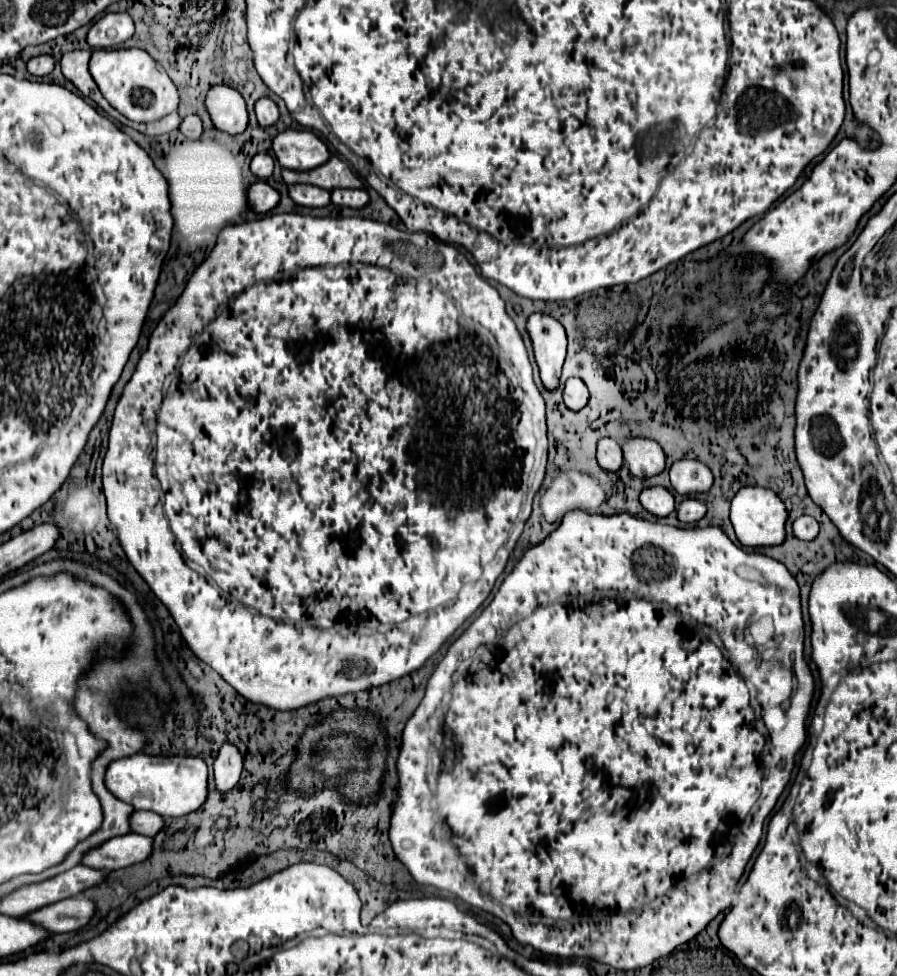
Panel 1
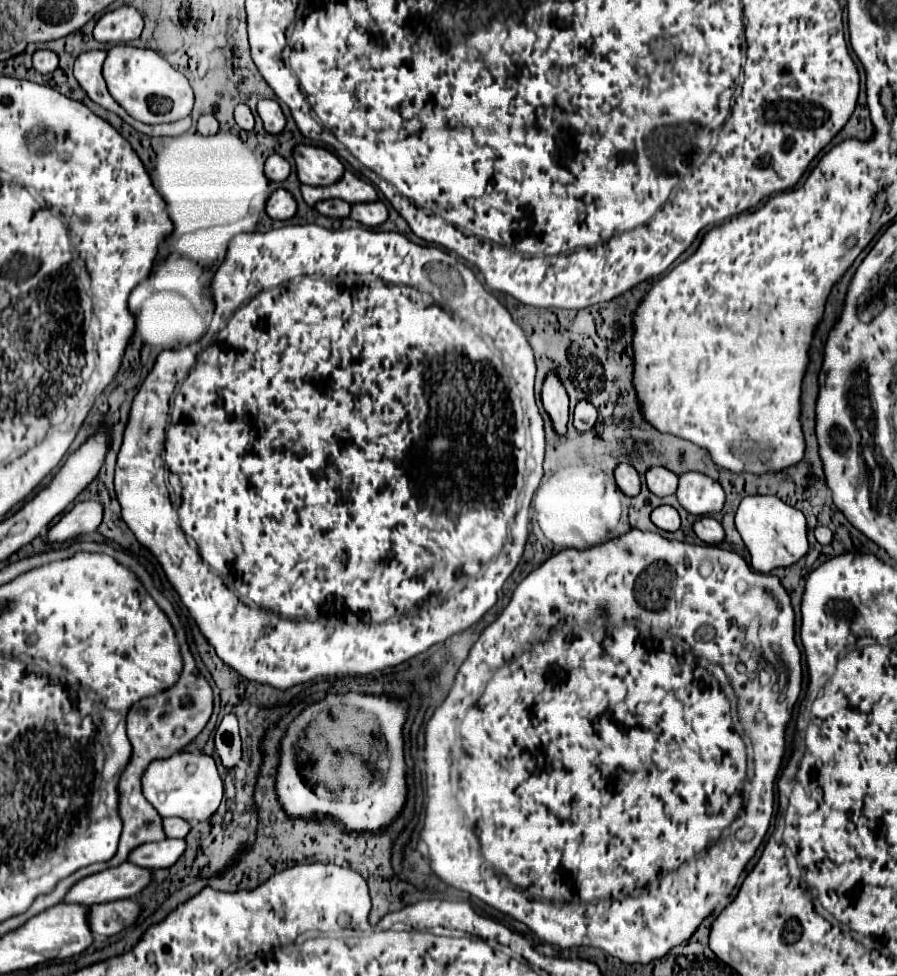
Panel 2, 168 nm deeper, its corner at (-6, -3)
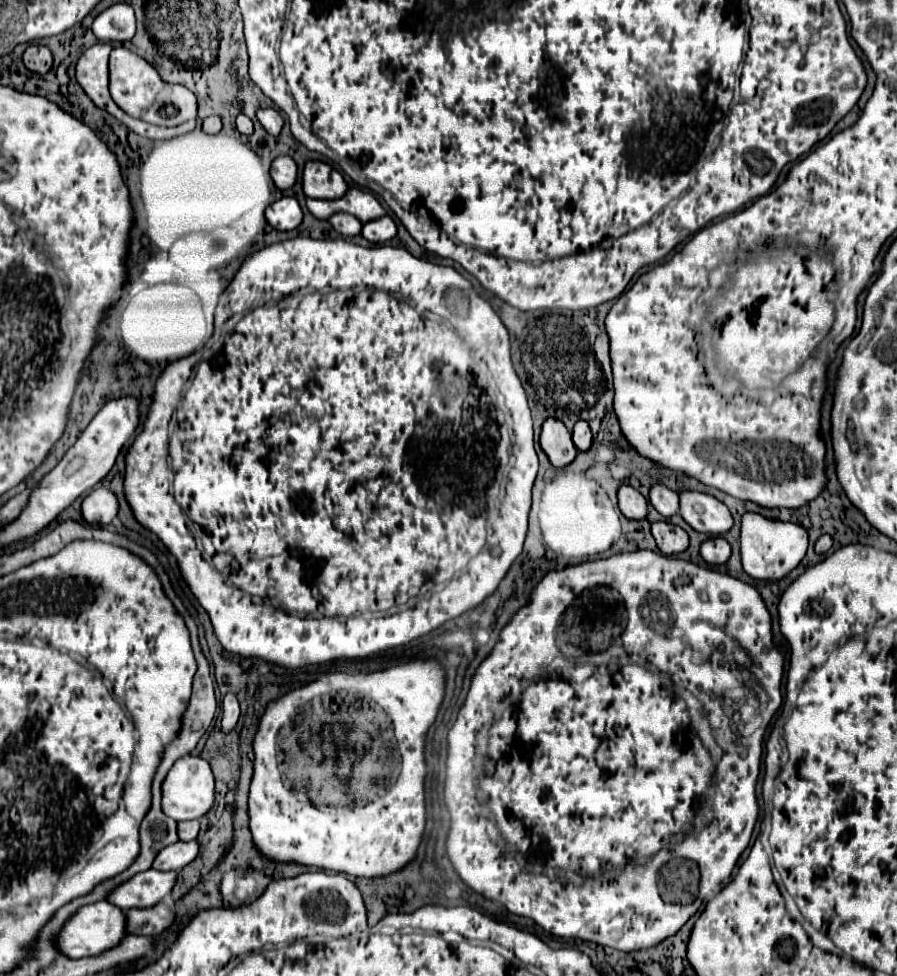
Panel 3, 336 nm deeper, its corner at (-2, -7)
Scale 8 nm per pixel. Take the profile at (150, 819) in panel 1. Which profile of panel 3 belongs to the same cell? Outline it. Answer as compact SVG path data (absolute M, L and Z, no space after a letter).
M180 821L178 823L178 837L180 841L192 841L198 837L200 821Z

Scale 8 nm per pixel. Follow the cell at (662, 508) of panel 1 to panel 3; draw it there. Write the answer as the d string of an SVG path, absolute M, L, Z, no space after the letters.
M658 521L652 525L652 535L662 555L678 555L688 549L688 535L684 529L668 523Z

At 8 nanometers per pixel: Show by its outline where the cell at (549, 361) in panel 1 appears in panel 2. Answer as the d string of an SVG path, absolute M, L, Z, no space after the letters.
M552 369L542 385L542 403L554 421L554 429L564 435L568 423L568 393L556 369Z

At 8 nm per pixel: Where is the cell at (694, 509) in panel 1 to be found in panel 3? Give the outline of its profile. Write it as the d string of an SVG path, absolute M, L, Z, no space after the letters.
M712 537L712 539L702 543L700 555L706 563L718 567L718 565L724 565L730 559L730 545L724 537Z

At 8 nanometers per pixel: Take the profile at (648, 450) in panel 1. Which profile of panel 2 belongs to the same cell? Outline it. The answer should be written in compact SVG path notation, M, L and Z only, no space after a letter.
M650 467L646 471L646 485L654 495L666 497L666 495L672 495L676 491L678 475L674 475L666 467Z

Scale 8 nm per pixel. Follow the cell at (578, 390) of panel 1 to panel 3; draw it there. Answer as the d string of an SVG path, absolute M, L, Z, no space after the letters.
M578 421L574 425L574 431L572 431L572 441L576 445L578 451L588 451L590 445L592 445L592 433L590 433L590 427L582 421Z

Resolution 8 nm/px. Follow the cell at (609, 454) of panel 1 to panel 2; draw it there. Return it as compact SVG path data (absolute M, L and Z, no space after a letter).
M620 463L620 465L616 465L614 477L616 477L618 487L620 487L626 495L630 495L630 497L638 495L638 491L640 491L640 477L638 477L636 469L634 469L630 463Z

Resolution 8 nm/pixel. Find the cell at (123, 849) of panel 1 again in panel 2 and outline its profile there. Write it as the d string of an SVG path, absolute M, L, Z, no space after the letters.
M164 839L156 843L144 843L130 851L128 861L144 869L162 869L174 865L178 857L184 853L184 847L186 847L184 839Z

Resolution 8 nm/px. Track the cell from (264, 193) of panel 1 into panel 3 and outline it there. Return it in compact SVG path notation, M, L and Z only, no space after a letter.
M284 197L266 209L266 219L274 229L290 231L302 223L302 209L294 197Z

